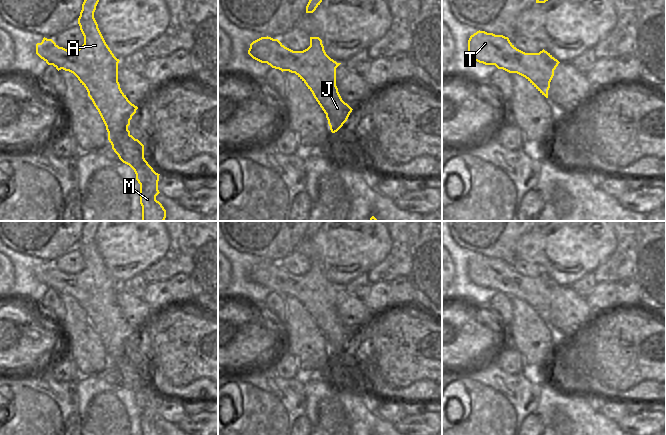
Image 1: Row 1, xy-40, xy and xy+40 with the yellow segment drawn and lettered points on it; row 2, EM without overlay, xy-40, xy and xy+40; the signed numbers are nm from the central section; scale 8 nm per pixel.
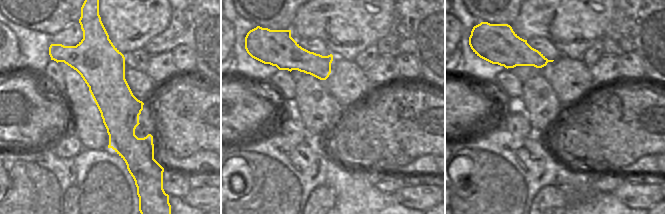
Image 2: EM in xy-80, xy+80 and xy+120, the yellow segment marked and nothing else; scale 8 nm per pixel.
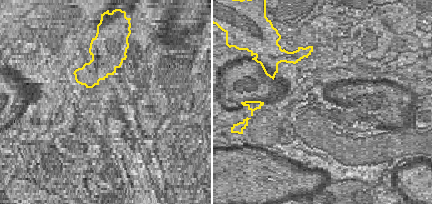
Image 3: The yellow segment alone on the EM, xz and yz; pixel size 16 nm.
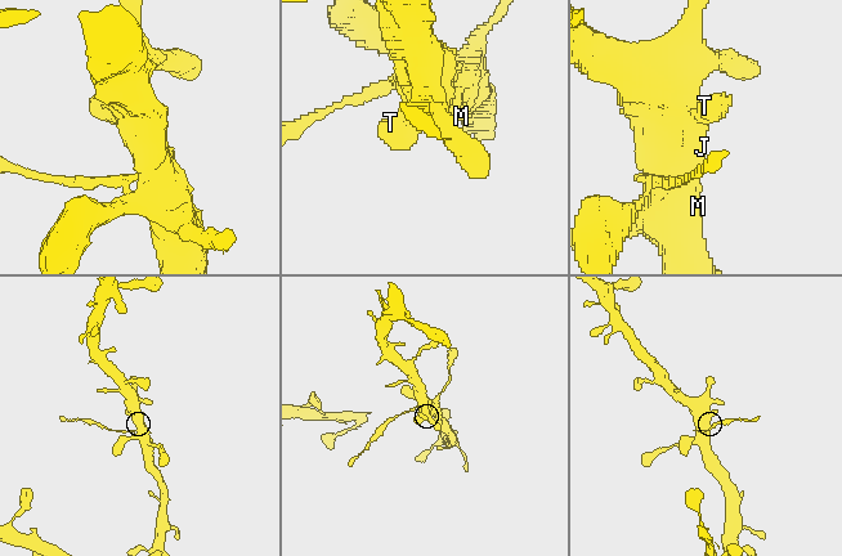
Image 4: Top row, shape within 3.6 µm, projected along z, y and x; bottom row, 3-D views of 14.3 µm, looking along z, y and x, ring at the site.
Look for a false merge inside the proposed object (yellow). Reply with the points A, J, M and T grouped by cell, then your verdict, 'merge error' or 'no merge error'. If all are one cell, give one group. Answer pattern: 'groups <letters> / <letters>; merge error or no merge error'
groups A J M T; no merge error

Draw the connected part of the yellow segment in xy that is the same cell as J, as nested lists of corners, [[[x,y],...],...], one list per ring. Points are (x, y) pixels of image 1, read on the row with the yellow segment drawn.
[[[261,37],[250,44],[248,54],[272,68],[295,73],[326,114],[332,133],[347,121],[353,109],[342,100],[336,86],[336,68],[341,63],[326,54],[319,37],[310,37],[310,46],[303,51],[293,51],[278,39]]]

